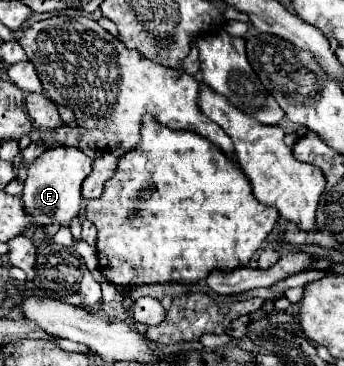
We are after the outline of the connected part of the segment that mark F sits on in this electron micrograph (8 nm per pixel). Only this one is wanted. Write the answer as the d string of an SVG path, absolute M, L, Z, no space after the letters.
M73 146L47 148L27 168L27 180L23 188L23 202L27 214L35 220L35 226L47 226L53 222L69 224L81 210L81 184L91 174L93 160Z

